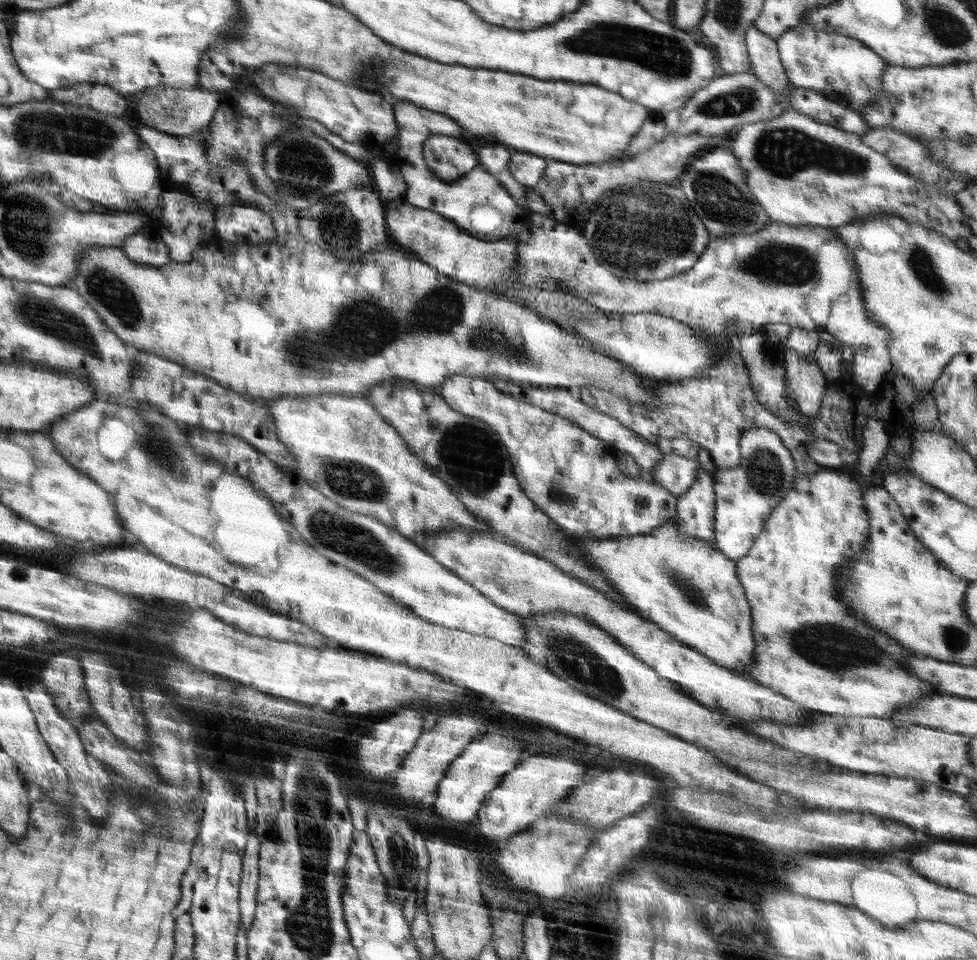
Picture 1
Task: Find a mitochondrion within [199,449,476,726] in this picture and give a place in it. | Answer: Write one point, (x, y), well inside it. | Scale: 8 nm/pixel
(329, 529)

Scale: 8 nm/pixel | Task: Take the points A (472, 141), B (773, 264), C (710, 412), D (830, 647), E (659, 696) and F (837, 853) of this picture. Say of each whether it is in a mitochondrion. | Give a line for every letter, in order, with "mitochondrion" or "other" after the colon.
A: other
B: mitochondrion
C: other
D: mitochondrion
E: other
F: other

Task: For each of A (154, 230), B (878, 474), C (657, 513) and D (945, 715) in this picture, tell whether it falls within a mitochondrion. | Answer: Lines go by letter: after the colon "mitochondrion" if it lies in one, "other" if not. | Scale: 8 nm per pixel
A: other
B: other
C: other
D: other

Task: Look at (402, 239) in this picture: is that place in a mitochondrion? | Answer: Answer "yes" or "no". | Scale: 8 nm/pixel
no

